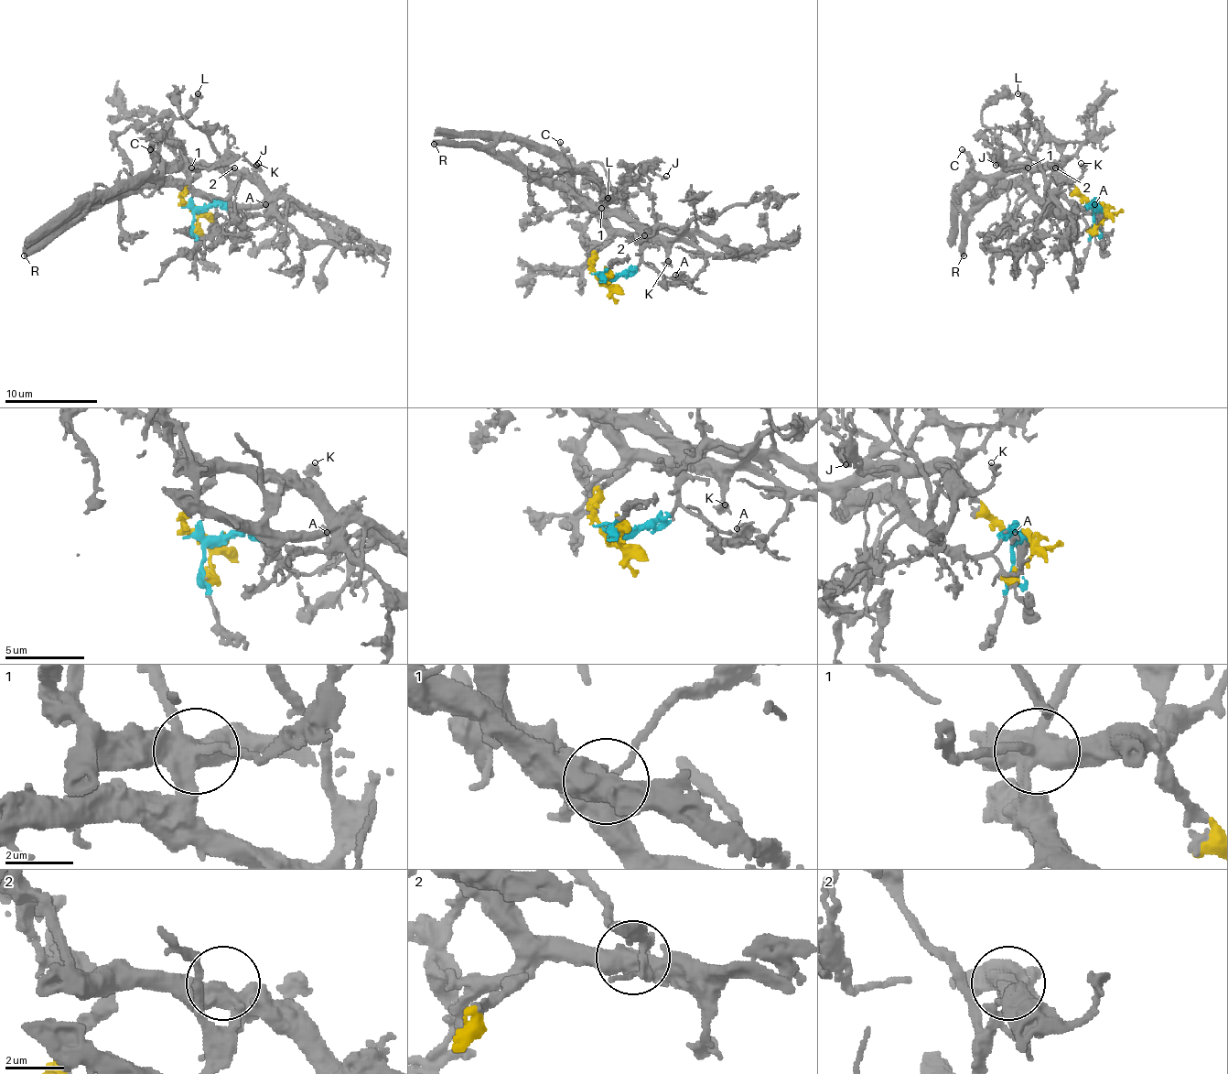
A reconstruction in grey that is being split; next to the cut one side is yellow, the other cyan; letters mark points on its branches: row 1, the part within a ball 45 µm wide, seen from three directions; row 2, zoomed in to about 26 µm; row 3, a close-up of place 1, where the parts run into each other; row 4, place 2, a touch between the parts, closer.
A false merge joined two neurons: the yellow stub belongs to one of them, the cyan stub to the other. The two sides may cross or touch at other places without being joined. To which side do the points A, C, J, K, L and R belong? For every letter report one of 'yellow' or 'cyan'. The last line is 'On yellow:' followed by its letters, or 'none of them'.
A: cyan
C: yellow
J: yellow
K: yellow
L: yellow
R: cyan
On yellow: C, J, K, L

